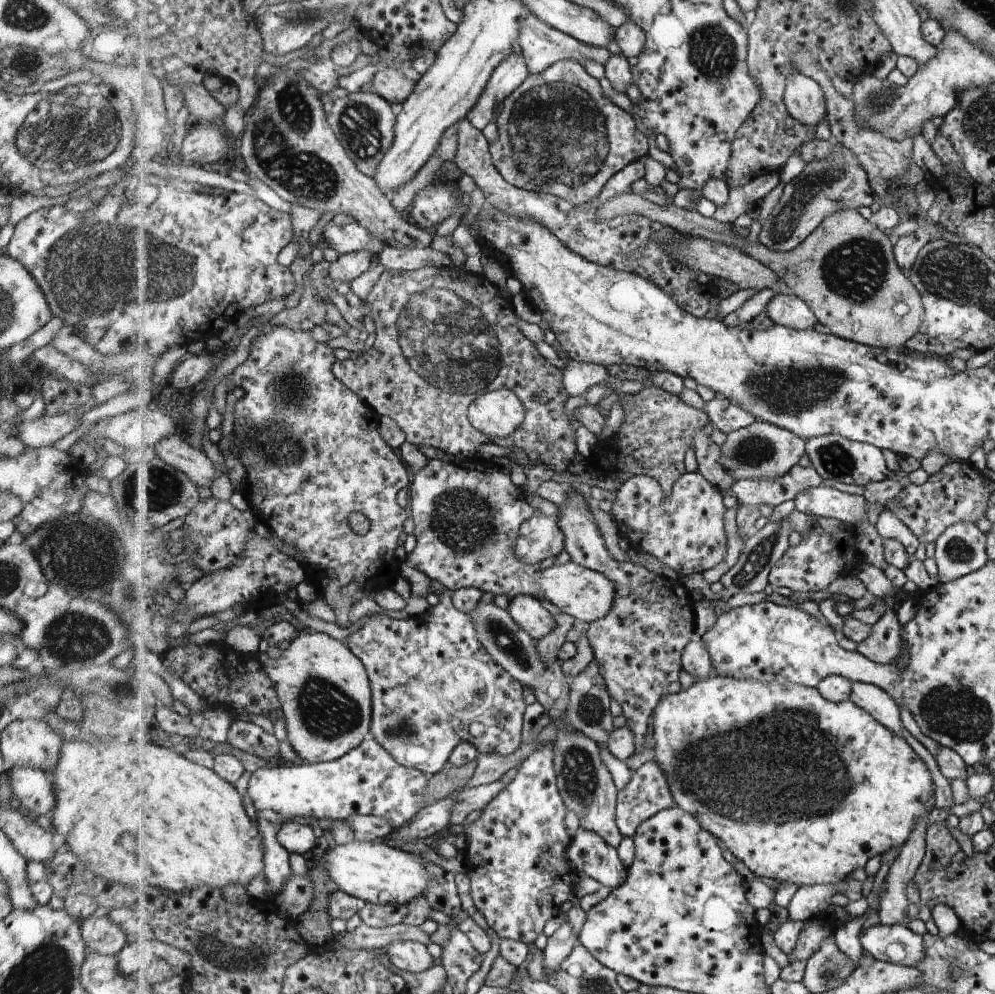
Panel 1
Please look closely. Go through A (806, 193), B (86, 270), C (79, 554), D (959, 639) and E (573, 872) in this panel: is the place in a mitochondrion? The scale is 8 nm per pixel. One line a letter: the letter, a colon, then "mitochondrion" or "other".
A: mitochondrion
B: mitochondrion
C: mitochondrion
D: other
E: other

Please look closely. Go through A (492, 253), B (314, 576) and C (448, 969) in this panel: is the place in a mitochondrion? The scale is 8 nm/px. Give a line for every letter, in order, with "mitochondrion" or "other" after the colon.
A: other
B: other
C: other

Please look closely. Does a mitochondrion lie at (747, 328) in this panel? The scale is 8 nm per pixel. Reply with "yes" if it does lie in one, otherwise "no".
no

